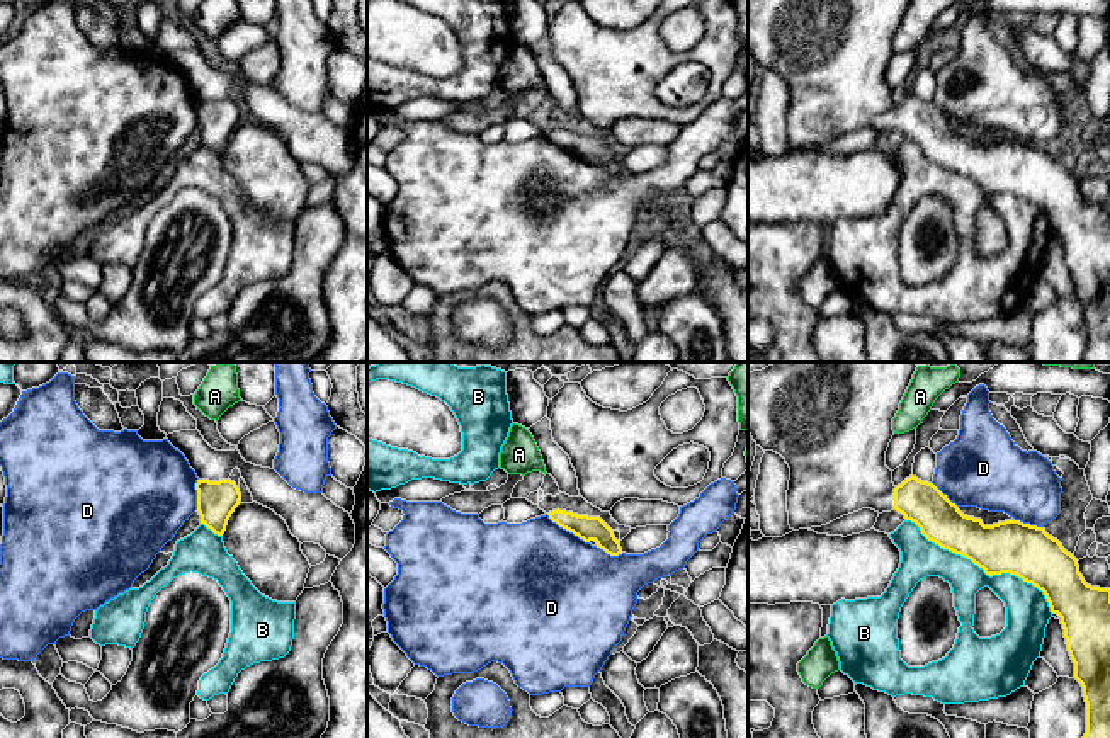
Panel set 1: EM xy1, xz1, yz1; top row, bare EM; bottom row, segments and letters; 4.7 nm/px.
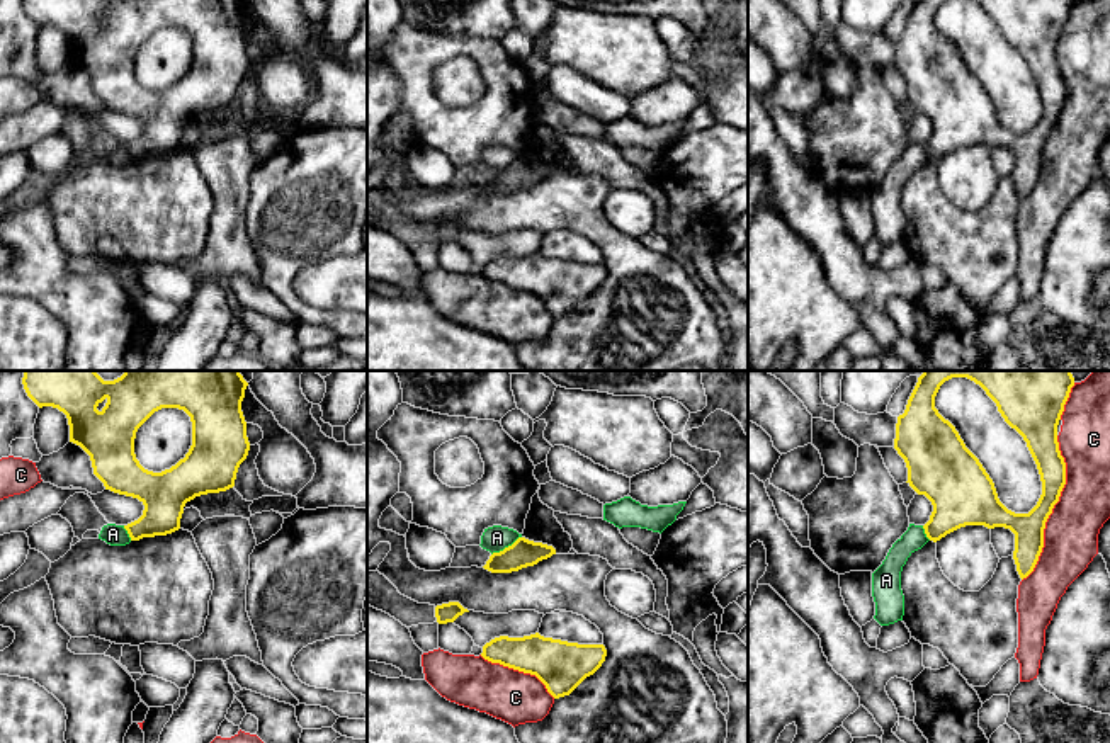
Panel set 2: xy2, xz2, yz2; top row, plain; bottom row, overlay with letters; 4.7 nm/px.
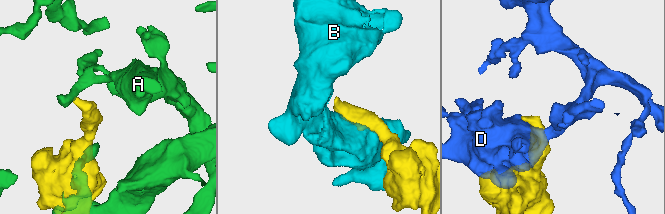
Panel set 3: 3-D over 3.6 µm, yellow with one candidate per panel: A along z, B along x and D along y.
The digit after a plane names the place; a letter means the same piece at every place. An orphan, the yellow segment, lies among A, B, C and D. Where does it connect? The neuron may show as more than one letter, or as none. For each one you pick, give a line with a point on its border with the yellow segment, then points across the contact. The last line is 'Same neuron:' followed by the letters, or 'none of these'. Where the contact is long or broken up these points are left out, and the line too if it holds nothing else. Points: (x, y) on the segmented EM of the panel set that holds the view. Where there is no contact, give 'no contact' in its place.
Same neuron: none of these

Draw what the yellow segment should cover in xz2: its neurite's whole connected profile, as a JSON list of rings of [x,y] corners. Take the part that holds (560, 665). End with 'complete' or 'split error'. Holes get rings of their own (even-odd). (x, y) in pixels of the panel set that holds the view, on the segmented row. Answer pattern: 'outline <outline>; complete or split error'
outline [[[539,632],[524,638],[500,636],[483,646],[481,656],[491,663],[535,675],[554,697],[569,695],[605,661],[603,644],[578,644],[544,638]]]; complete

